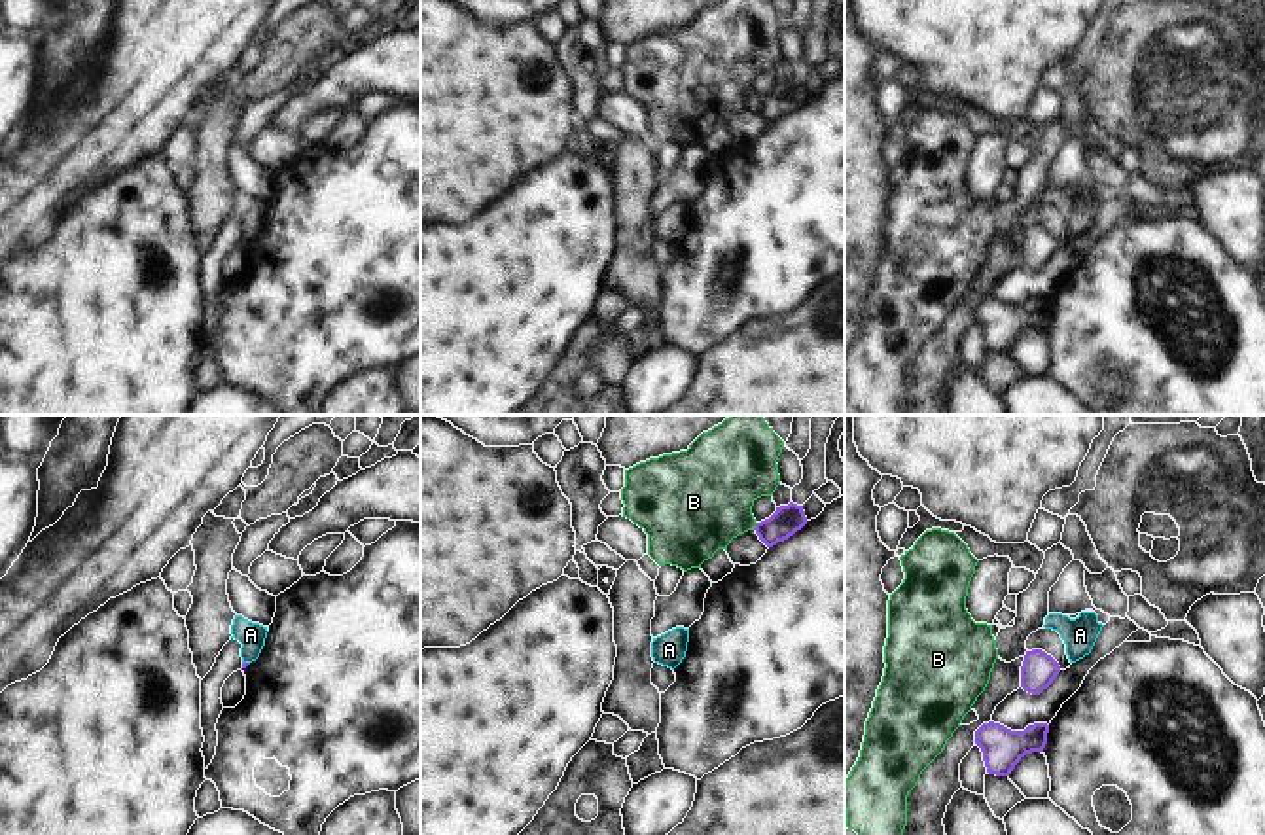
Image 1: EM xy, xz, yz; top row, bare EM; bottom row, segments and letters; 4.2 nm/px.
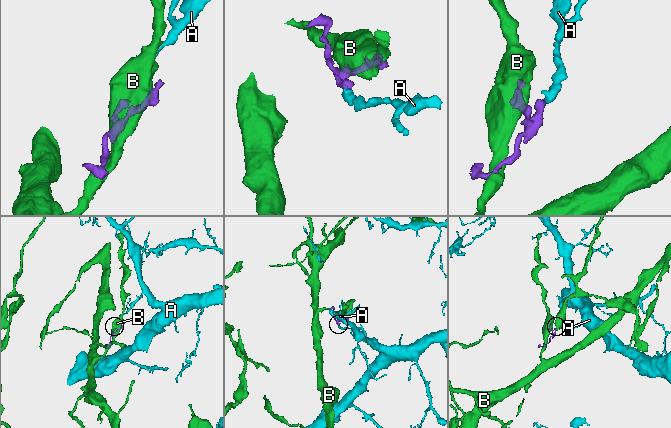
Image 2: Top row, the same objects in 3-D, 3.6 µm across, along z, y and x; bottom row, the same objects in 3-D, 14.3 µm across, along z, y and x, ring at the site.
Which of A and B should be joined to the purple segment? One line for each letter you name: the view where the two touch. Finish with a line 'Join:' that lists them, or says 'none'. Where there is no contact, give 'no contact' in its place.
Join: none

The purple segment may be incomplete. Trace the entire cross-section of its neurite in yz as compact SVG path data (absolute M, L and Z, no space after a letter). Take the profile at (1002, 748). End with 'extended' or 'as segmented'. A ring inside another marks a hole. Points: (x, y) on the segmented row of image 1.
M989 721L975 731L975 744L983 752L989 774L1009 776L1026 754L1043 752L1047 733L1047 723L1034 723L1024 731L1011 731L1000 723Z | as segmented

